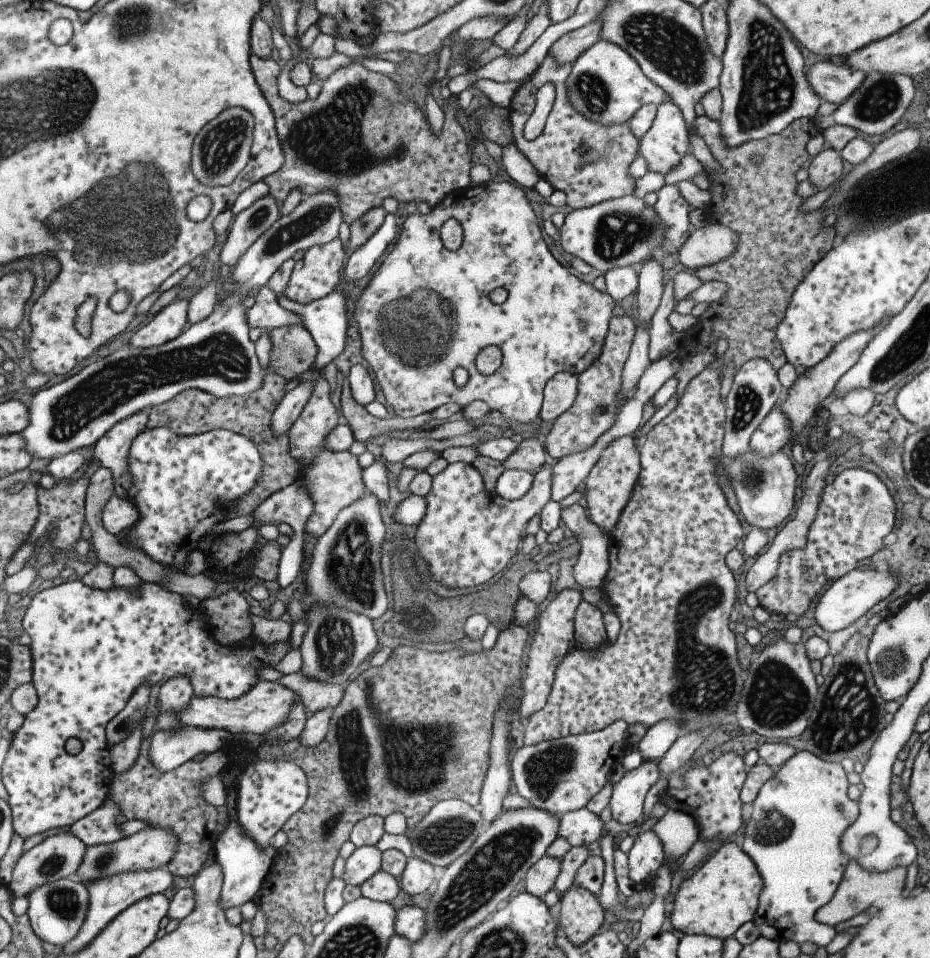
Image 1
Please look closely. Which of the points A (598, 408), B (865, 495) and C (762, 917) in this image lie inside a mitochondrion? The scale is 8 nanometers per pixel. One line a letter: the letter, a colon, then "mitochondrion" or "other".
A: mitochondrion
B: mitochondrion
C: other

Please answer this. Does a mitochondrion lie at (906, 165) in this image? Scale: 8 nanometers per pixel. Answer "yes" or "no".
no

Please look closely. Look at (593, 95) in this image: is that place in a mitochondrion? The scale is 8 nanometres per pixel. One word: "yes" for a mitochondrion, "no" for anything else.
yes

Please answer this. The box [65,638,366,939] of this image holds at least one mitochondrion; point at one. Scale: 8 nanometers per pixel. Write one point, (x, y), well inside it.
(107, 857)

